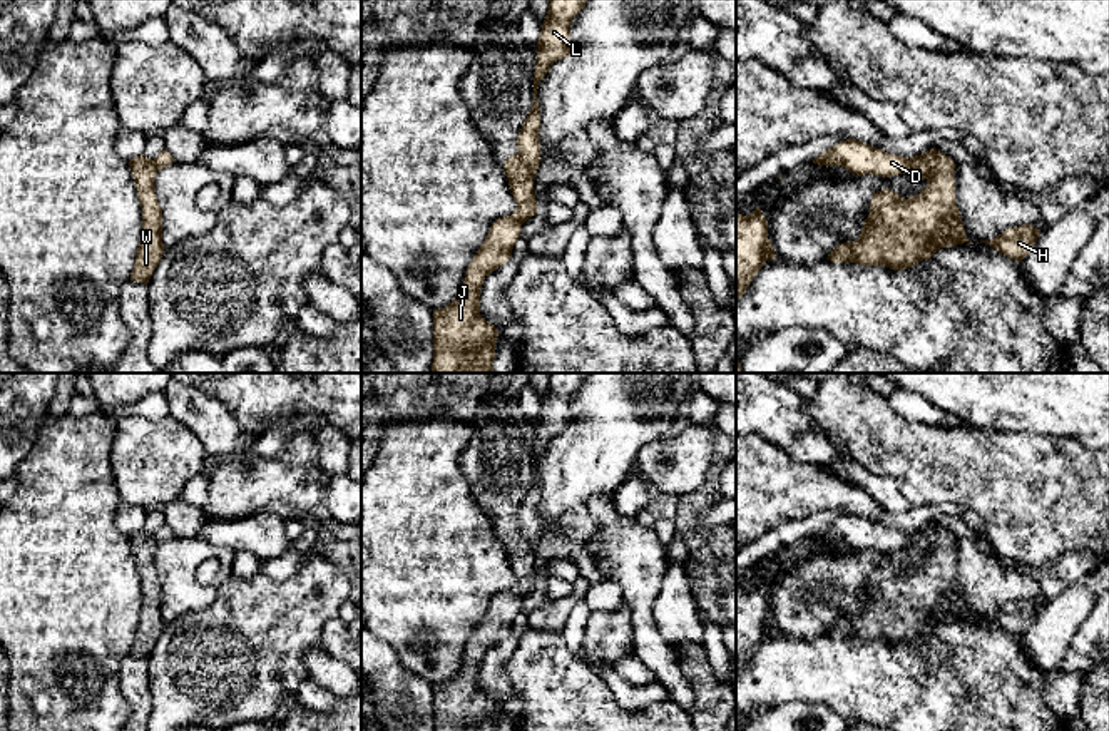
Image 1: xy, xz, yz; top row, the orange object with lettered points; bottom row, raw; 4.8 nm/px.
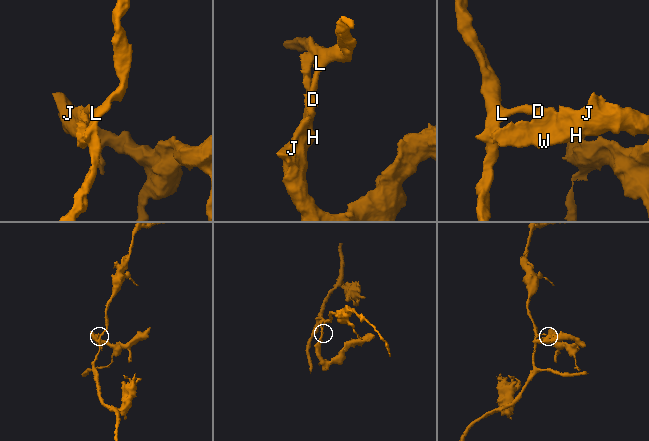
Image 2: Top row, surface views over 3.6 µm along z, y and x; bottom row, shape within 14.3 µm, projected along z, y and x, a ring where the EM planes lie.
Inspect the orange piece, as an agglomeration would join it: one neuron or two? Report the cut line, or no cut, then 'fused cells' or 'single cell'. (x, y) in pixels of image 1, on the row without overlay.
xz (519, 526), (534, 551) | fused cells

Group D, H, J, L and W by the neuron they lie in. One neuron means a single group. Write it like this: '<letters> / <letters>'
D L / H J W

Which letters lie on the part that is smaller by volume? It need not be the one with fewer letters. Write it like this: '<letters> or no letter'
H, J, W

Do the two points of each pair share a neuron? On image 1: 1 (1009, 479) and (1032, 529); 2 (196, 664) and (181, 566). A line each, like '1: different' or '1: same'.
1: same
2: different

